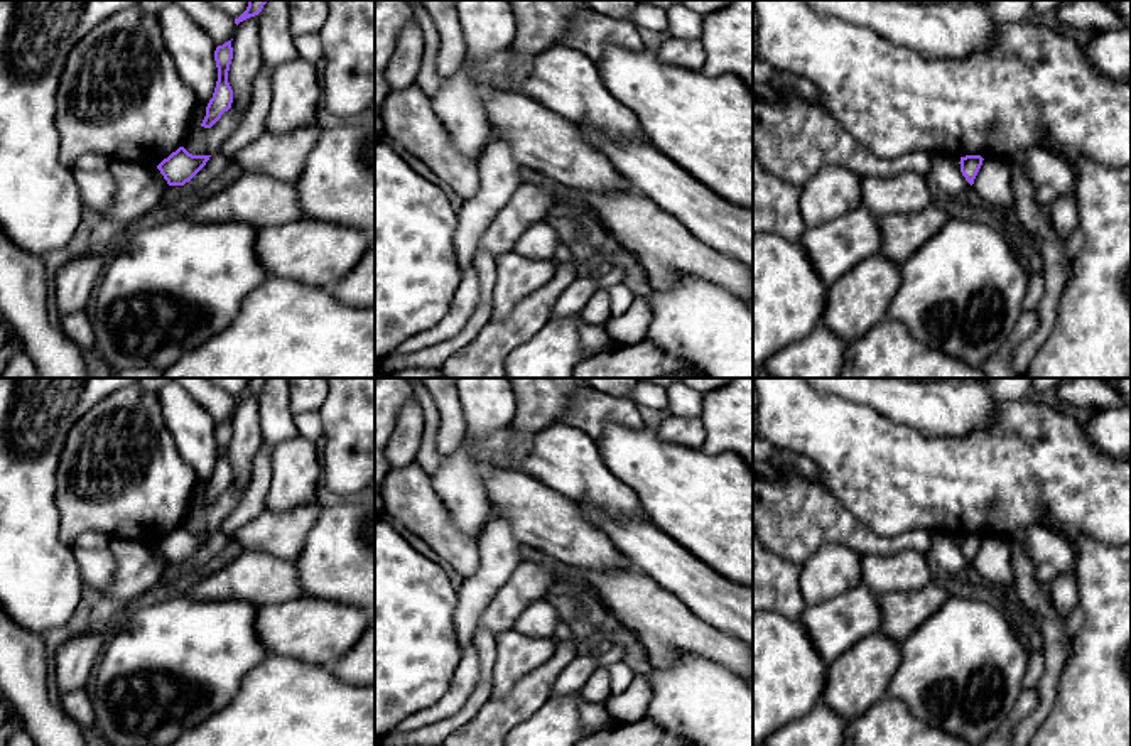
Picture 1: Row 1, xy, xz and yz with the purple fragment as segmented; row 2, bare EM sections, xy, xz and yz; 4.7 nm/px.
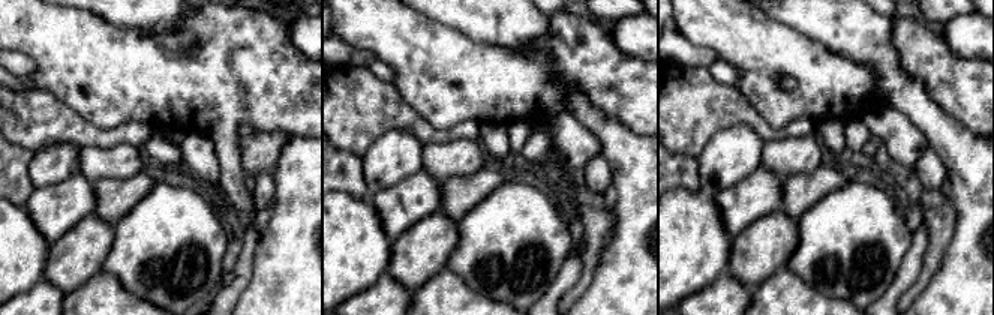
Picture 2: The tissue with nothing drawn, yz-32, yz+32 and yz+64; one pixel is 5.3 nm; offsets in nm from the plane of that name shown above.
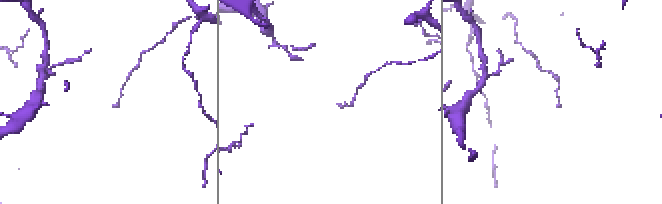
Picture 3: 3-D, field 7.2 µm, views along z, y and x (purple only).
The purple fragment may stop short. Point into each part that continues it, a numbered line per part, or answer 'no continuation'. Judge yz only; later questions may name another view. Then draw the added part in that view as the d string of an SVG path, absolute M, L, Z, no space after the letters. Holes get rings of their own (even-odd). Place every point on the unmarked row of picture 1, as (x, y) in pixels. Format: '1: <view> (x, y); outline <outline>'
no continuation

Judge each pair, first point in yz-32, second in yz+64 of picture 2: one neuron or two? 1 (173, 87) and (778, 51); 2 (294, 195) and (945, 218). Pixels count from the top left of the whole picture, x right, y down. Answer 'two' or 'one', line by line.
1: one
2: two

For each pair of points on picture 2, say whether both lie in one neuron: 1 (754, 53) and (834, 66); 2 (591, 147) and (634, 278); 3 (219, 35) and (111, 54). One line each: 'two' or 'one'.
1: one
2: two
3: one

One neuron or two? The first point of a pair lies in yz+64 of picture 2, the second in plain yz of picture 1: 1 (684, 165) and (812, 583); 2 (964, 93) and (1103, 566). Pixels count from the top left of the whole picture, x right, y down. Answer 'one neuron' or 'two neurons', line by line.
1: two neurons
2: two neurons

